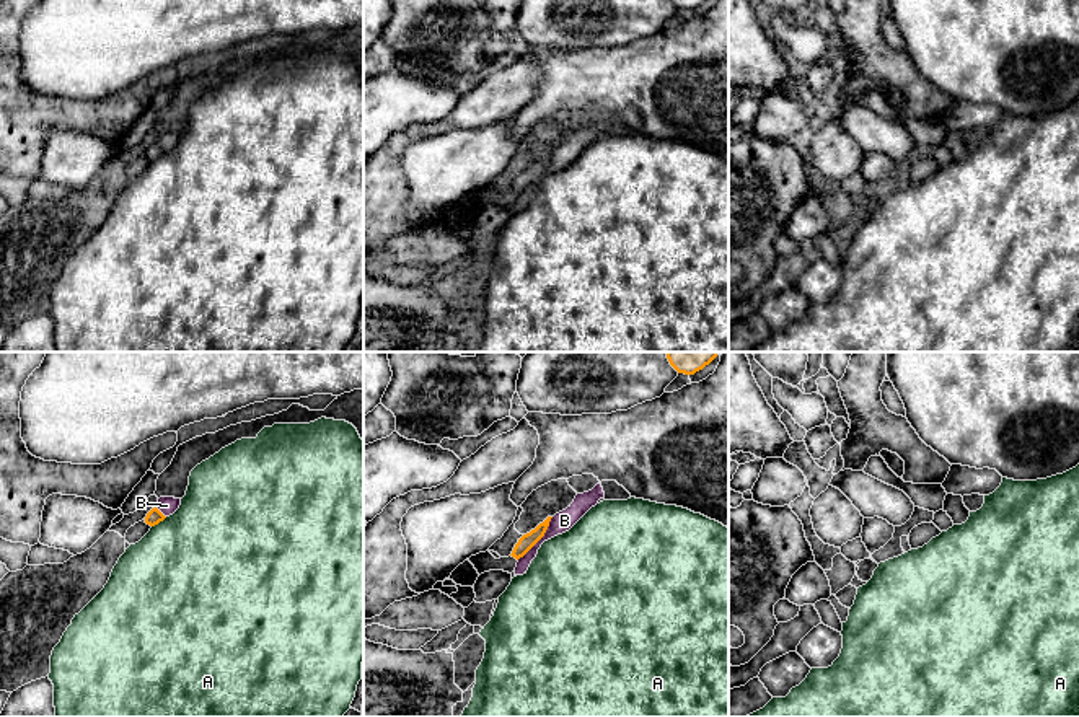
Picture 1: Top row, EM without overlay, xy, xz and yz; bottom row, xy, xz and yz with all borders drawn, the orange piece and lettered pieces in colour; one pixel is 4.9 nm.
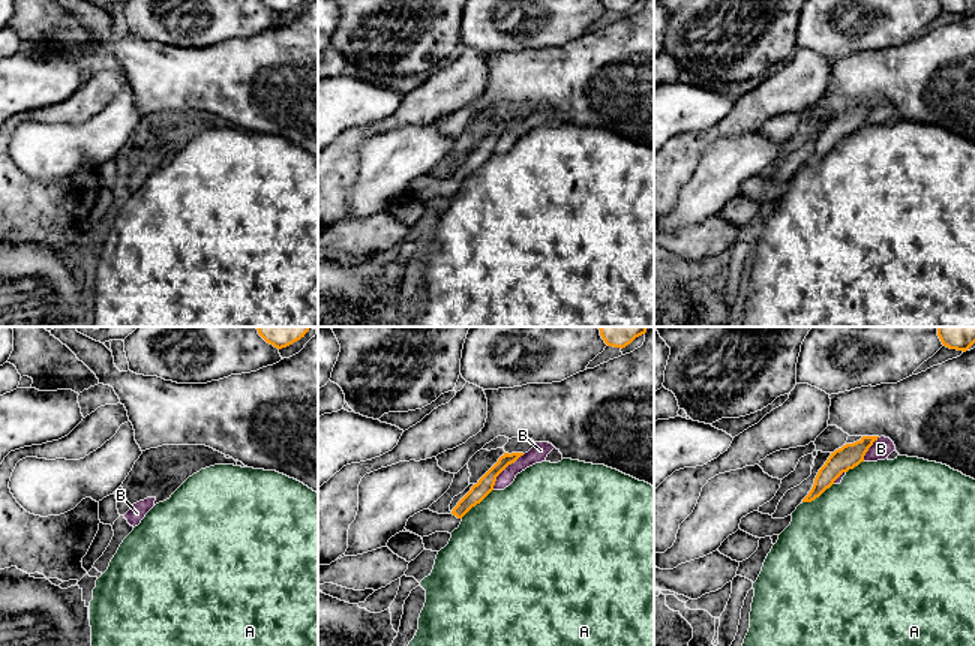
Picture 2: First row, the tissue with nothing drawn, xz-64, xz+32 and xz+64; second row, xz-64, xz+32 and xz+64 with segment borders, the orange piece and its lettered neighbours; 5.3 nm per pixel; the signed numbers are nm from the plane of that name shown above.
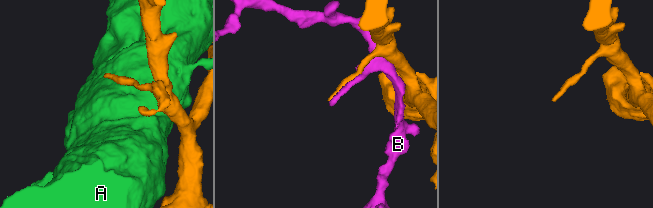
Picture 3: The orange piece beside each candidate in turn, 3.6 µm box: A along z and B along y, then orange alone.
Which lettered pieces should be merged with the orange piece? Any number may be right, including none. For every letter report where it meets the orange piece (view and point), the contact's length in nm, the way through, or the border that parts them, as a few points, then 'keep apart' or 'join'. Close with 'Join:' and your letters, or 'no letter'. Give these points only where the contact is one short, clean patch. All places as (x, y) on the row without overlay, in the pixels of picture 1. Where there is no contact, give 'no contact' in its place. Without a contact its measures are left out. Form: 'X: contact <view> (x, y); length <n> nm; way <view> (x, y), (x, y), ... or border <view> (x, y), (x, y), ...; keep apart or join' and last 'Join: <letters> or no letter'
A: contact xy (158, 157); length 90 nm; keep apart
B: contact xz (538, 175); length 280 nm; keep apart
Join: no letter

